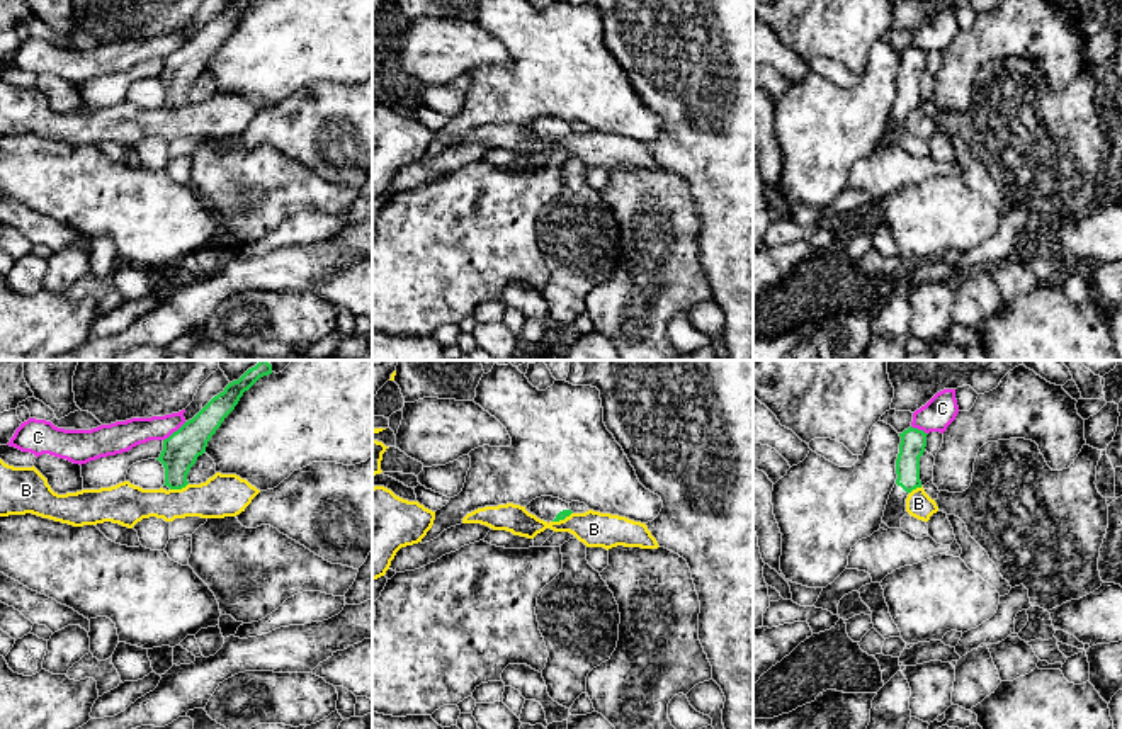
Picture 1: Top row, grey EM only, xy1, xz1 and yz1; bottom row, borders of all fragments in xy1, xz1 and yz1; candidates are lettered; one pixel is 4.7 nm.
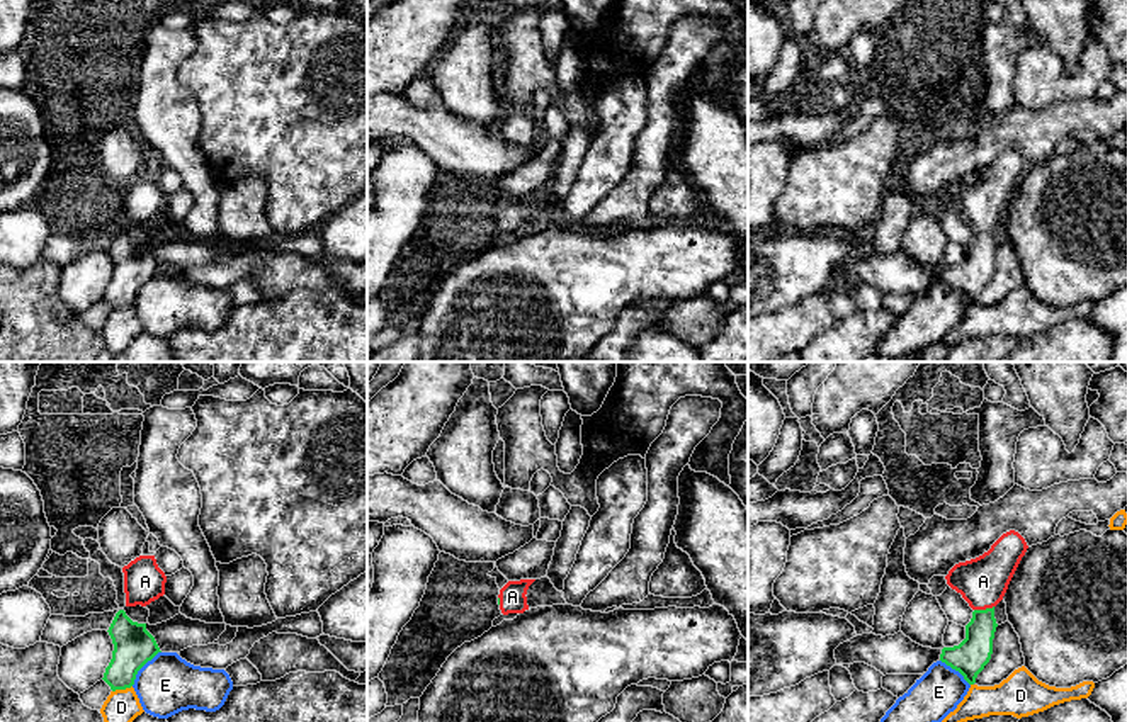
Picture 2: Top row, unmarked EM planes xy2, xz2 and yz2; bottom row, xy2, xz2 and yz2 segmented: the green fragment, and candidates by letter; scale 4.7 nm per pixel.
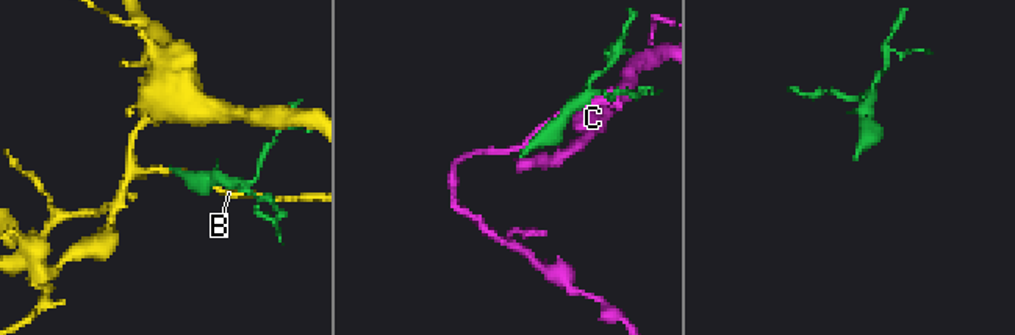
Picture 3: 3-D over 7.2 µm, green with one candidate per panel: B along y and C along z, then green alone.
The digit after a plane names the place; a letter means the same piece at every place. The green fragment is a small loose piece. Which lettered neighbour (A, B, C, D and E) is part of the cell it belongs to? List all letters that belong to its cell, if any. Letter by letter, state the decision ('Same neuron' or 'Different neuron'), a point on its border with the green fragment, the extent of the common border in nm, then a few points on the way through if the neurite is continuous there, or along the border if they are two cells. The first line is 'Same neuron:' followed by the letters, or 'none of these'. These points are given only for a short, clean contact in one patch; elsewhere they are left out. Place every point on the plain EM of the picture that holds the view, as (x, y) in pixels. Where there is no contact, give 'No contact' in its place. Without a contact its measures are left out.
Same neuron: A
A: Same neuron. Touches green at yz2 (983, 230). Shared border 100 nm. Path across: yz2 (969, 277), (978, 265), (983, 230), (983, 201)
B: Different neuron. Touches green at xy1 (179, 107). Shared border 90 nm. Boundary: xy1 (187, 102), (170, 109)
C: Different neuron. Touches green at xy1 (174, 51). Shared border 140 nm
D: Different neuron. Touches green at xy2 (121, 308). Shared border 100 nm. Boundary: xy2 (131, 304), (113, 311)
E: Different neuron. Touches green at xy2 (141, 286). Shared border 220 nm

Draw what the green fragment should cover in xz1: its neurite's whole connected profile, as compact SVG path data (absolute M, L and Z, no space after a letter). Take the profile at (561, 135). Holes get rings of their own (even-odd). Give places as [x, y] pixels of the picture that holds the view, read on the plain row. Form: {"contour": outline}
{"contour": "M552 116L536 117L525 127L547 143L564 139L573 133L570 122Z"}

